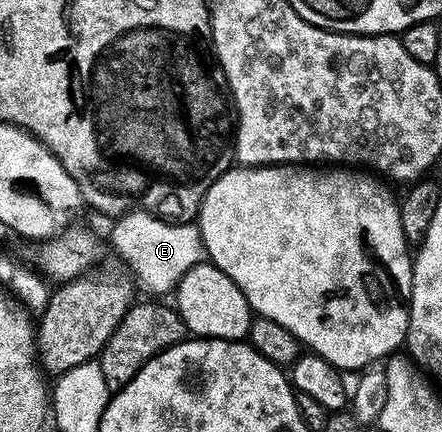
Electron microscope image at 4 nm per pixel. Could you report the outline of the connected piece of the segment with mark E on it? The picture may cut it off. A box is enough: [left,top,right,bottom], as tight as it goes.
[112,209,205,297]

